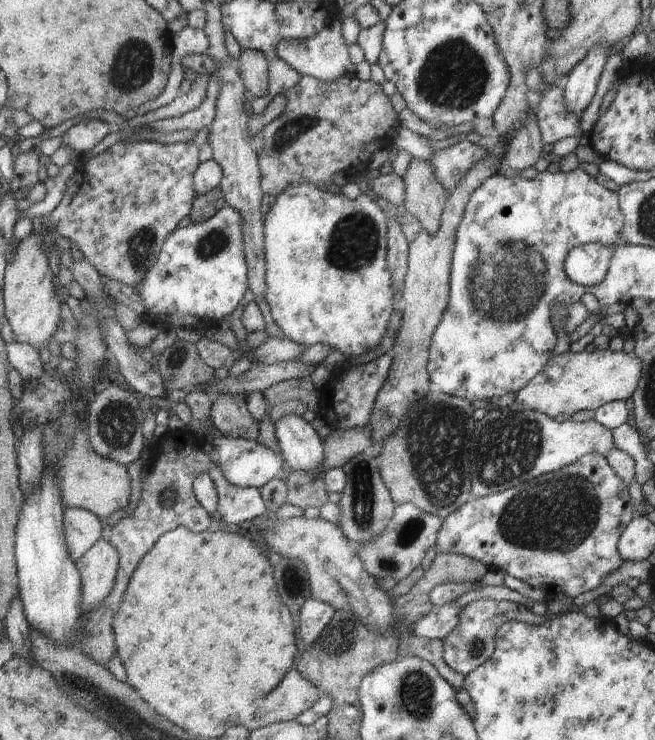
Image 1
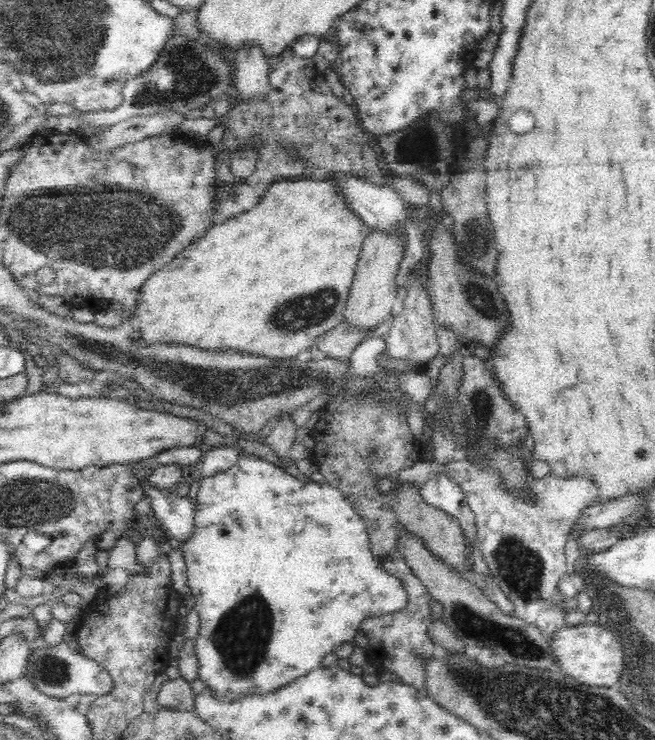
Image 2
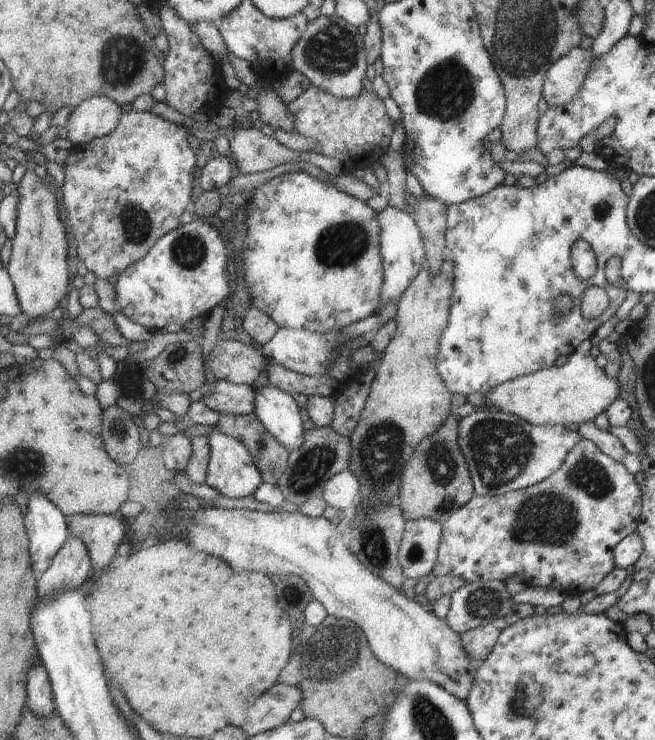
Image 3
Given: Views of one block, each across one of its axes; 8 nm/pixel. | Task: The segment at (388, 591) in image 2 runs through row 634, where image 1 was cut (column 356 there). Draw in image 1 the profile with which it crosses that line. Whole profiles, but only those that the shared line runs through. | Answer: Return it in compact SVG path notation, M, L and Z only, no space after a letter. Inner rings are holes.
M304 181L303 183L297 185L291 185L276 198L276 203L270 208L270 211L264 217L264 244L265 244L265 257L266 257L266 284L268 287L268 292L266 293L266 300L270 306L270 313L272 314L272 319L276 323L276 325L282 329L286 338L296 341L297 343L303 344L306 348L310 345L317 344L327 344L333 349L340 351L347 358L353 358L355 356L359 356L360 354L365 354L369 349L376 348L381 342L381 338L385 334L385 330L387 330L387 324L389 324L389 320L391 320L391 316L393 316L393 310L397 310L397 306L395 306L395 300L398 299L398 293L395 292L395 280L394 273L391 272L390 262L387 262L386 257L388 256L388 220L389 213L383 212L379 206L377 206L375 202L375 198L371 198L368 195L362 193L356 199L351 200L351 198L347 198L347 196L343 196L340 193L333 194L333 192L324 191L323 189L319 189L315 187L312 183L308 181Z

